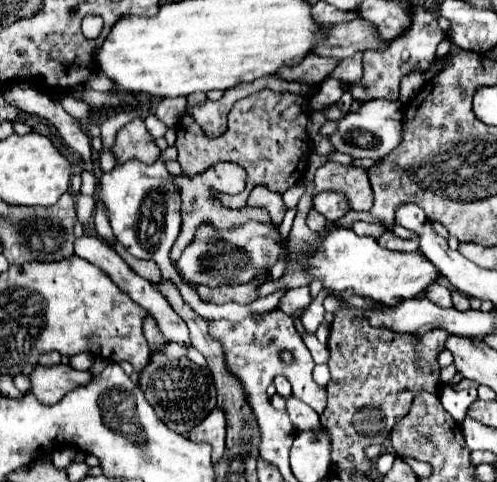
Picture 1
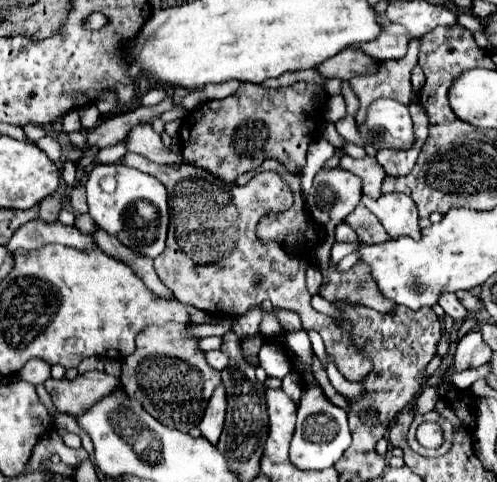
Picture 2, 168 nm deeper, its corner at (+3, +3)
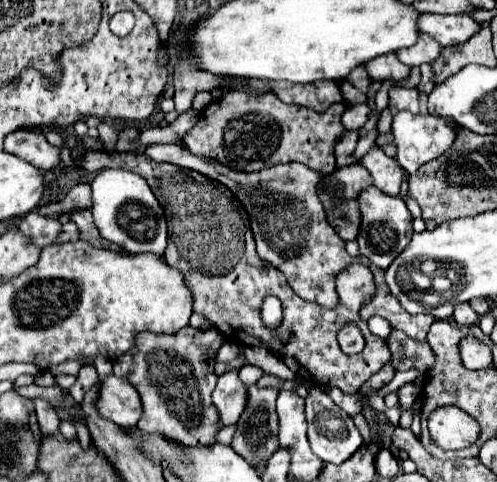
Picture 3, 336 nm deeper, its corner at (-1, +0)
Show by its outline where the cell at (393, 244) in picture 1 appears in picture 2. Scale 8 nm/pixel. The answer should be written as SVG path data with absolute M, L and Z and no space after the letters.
M359 204L347 218L345 222L357 232L359 242L385 242L391 236L385 232L385 228L381 228L381 222L373 216L373 212L369 212L363 204Z

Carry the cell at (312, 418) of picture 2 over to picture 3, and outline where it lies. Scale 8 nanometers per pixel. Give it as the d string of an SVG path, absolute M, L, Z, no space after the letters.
M315 385L309 391L309 397L305 399L305 415L307 415L307 425L309 425L309 443L313 453L325 461L325 463L343 463L347 461L357 449L363 447L363 437L359 429L355 427L353 419L339 409L327 393L323 393L321 385Z

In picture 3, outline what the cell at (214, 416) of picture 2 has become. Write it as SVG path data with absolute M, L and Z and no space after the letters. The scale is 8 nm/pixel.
M239 367L225 371L217 379L217 387L213 391L213 403L221 415L223 425L237 423L241 411L245 411L245 391L247 385L239 379Z

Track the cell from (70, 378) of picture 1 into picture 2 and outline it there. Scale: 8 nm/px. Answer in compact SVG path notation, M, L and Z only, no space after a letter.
M85 372L73 380L49 378L45 380L45 388L59 412L77 416L113 388L121 388L121 382L107 372Z

